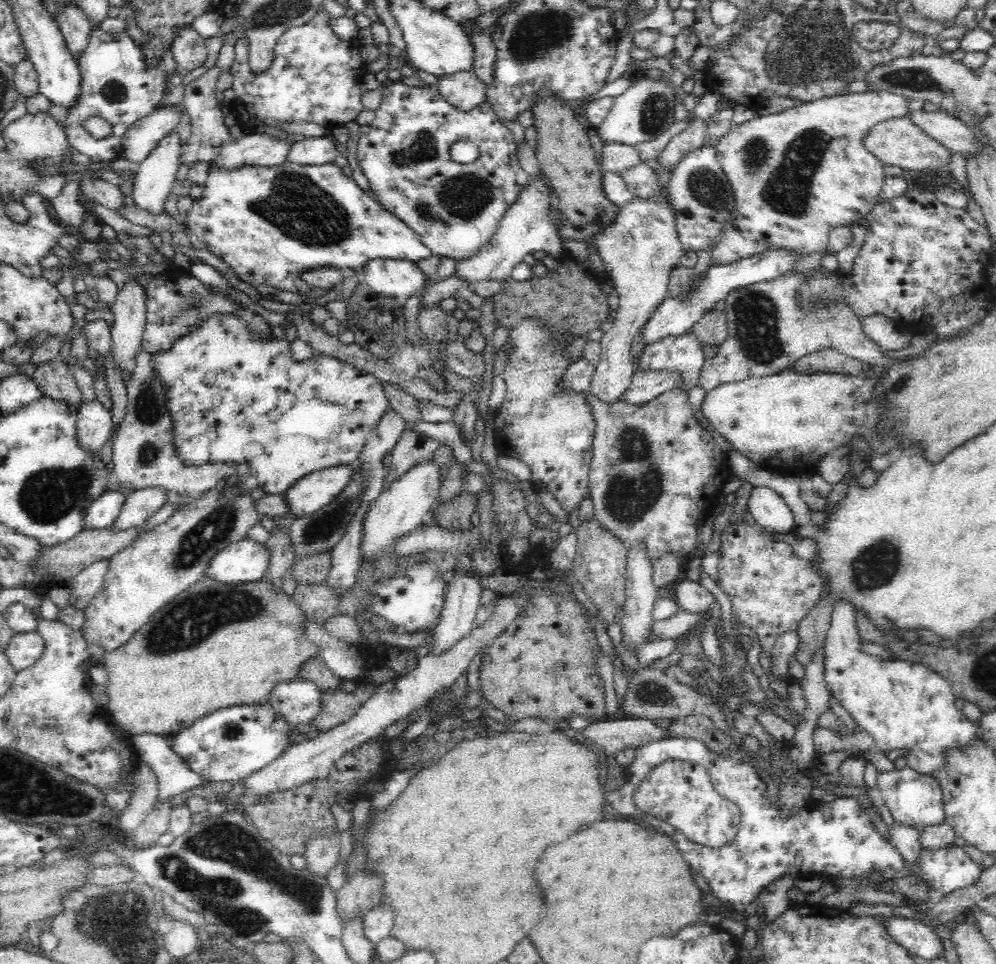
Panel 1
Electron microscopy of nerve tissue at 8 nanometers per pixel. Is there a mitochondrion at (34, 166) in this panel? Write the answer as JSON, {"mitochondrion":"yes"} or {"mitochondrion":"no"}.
{"mitochondrion":"no"}

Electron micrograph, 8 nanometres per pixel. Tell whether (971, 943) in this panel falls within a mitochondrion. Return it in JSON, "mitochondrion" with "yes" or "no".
{"mitochondrion":"no"}

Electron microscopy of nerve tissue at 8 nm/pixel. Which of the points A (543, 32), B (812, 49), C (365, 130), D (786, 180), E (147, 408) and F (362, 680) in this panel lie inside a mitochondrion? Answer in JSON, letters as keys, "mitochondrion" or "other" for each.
{"A":"mitochondrion","B":"mitochondrion","C":"other","D":"mitochondrion","E":"mitochondrion","F":"other"}

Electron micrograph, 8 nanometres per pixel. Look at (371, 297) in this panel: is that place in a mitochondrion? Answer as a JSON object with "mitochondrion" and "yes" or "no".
{"mitochondrion":"no"}

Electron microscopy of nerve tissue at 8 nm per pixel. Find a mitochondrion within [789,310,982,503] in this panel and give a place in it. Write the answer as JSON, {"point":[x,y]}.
{"point":[901,381]}

